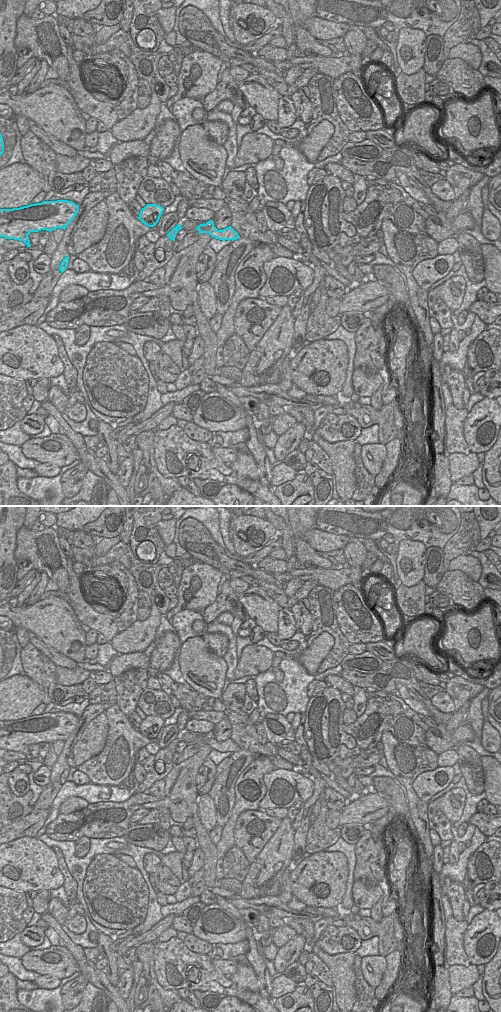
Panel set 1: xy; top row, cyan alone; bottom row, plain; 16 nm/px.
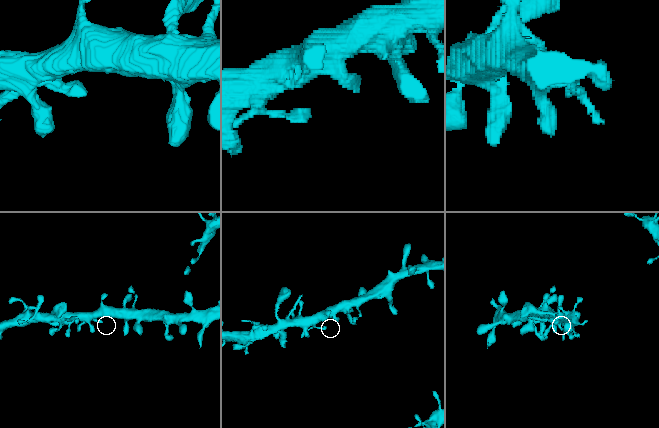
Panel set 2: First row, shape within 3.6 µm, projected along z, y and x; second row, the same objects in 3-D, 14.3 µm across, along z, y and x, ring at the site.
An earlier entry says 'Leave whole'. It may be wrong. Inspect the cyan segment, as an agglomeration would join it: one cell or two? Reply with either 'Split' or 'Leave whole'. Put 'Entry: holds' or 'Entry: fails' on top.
Entry: holds
Leave whole.

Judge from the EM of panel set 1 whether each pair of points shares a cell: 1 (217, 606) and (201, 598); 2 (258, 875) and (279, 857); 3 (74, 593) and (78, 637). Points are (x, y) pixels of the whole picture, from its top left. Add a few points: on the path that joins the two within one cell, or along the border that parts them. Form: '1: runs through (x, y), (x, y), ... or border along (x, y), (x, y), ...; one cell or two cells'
1: border along (217, 595), (216, 599), (202, 610); two cells
2: runs through (263, 870), (274, 859); one cell
3: border along (68, 603), (79, 621); two cells

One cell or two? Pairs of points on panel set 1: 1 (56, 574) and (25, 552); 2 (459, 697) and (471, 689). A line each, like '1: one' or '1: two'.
1: one
2: one

